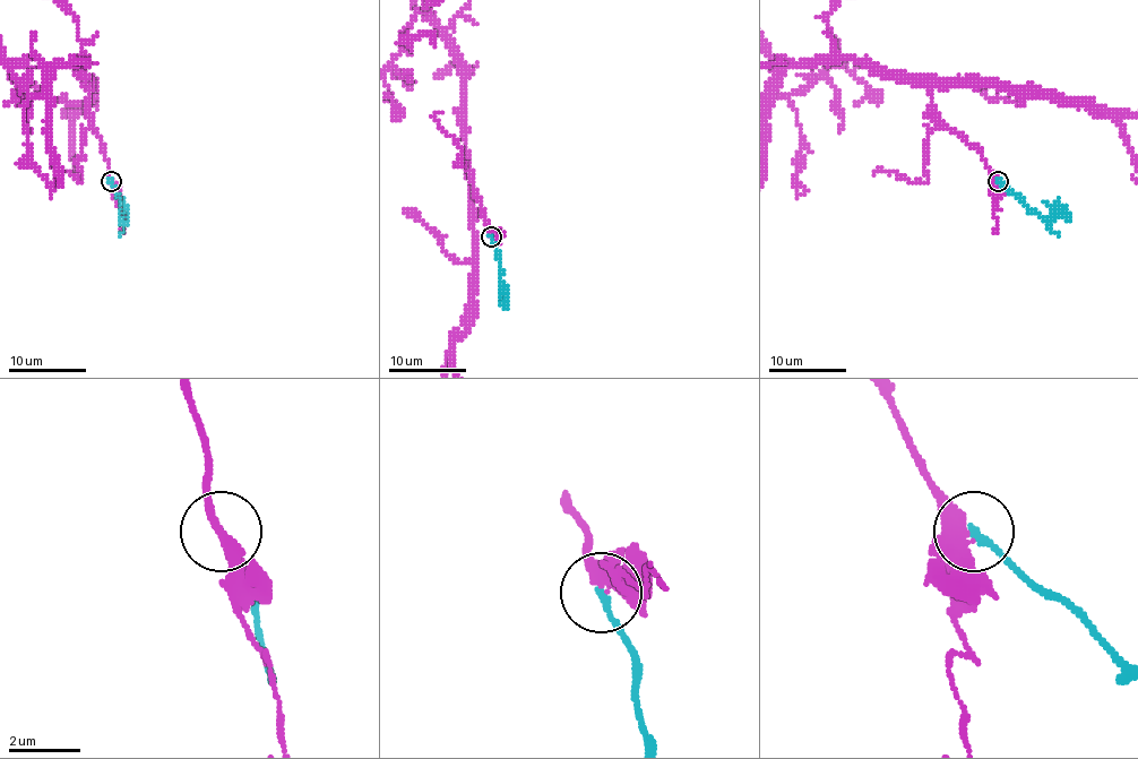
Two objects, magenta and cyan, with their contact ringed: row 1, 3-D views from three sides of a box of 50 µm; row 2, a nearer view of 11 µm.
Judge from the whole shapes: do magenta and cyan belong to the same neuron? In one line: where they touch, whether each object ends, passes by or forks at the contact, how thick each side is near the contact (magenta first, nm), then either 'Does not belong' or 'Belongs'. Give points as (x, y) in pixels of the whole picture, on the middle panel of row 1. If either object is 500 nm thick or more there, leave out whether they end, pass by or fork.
Place: (491, 236). At the ring magenta forks. At the ring cyan ends. Thickness 280 nm (magenta) against 170 nm. Belongs

